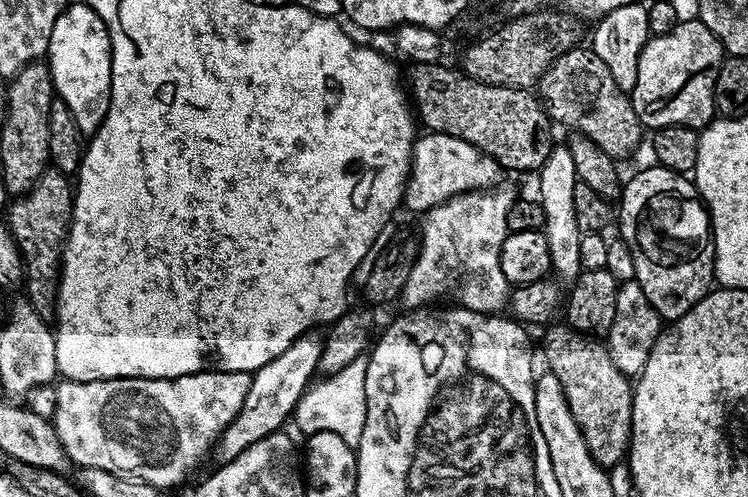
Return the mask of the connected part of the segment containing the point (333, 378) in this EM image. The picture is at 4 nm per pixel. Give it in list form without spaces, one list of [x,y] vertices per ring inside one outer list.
[[[367,355],[354,358],[350,366],[331,373],[328,380],[317,379],[308,385],[308,389],[302,394],[302,398],[296,403],[294,424],[304,431],[305,437],[313,436],[319,432],[338,434],[342,442],[346,442],[351,448],[360,447],[362,438],[362,426],[366,426],[366,366]]]

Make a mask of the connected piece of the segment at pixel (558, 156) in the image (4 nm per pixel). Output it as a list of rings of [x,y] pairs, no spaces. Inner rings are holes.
[[[567,146],[553,147],[552,153],[538,170],[540,176],[540,193],[538,199],[542,210],[546,214],[546,222],[542,229],[546,242],[550,246],[550,262],[552,272],[560,275],[565,282],[571,282],[580,275],[582,269],[580,259],[582,253],[578,251],[581,230],[578,221],[574,219],[574,186],[578,183],[574,170],[574,158],[570,158]]]

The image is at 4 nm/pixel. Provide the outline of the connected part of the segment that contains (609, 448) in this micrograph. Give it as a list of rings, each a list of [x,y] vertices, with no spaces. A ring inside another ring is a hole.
[[[567,323],[555,324],[547,329],[549,332],[544,336],[547,371],[554,373],[558,382],[562,382],[570,414],[574,414],[574,422],[578,422],[578,430],[582,430],[590,454],[601,468],[611,470],[625,457],[632,438],[633,385],[629,377],[614,366],[614,358],[610,358],[607,347],[599,339],[575,332]]]

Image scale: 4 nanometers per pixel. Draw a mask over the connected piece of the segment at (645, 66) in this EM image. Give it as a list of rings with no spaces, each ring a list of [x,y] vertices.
[[[699,18],[691,19],[681,19],[674,26],[674,30],[649,38],[638,58],[637,78],[630,95],[634,114],[638,114],[640,123],[645,129],[655,130],[681,124],[687,128],[703,130],[712,123],[717,115],[714,102],[714,82],[718,82],[718,70],[726,58],[726,53],[720,45],[720,39]]]

